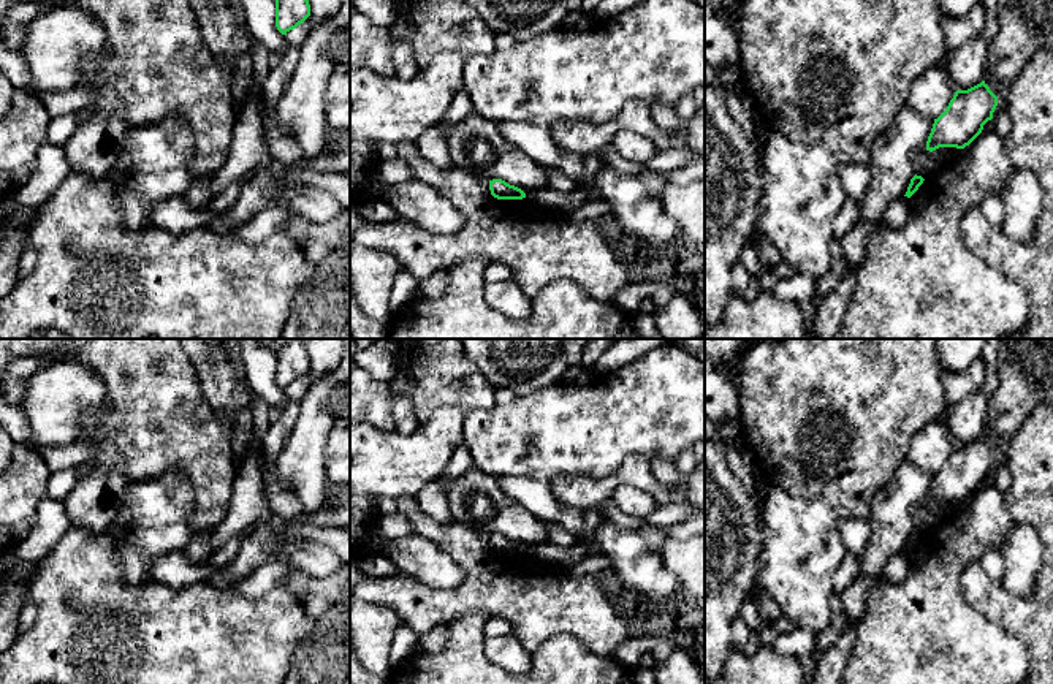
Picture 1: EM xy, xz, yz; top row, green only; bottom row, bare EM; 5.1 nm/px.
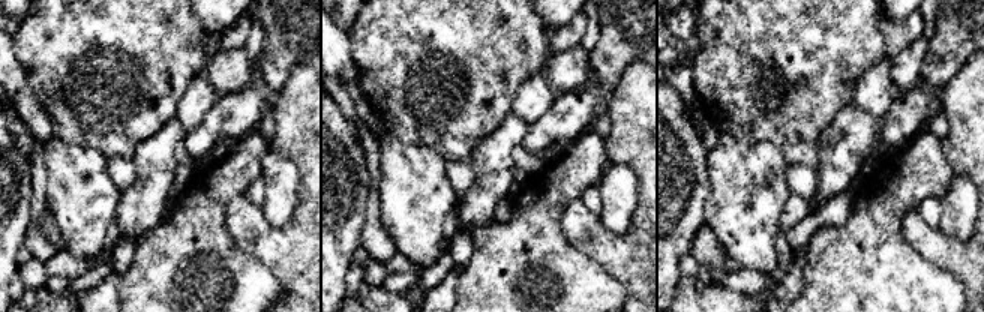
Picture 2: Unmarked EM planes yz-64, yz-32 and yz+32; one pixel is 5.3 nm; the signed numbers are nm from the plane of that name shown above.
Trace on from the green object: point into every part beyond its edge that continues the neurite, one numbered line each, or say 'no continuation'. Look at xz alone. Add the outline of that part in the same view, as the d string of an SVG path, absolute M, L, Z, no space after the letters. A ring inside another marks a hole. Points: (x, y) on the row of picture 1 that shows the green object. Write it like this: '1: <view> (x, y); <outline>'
no continuation

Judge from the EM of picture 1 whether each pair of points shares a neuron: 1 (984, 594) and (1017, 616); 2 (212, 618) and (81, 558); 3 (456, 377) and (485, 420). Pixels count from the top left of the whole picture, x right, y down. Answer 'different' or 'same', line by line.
1: same
2: same
3: different

